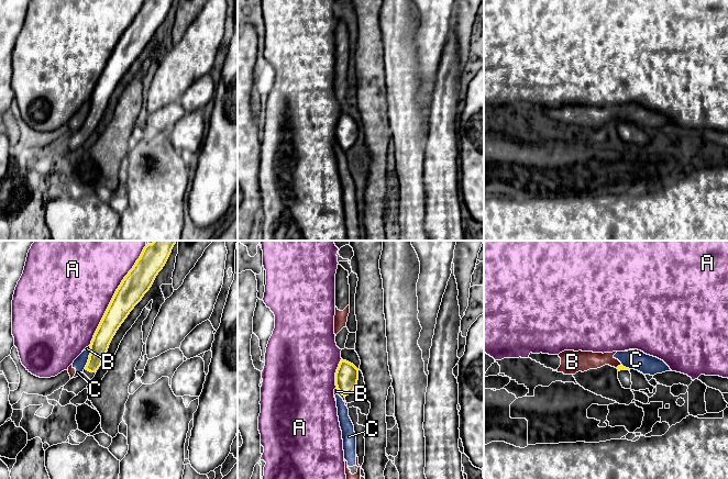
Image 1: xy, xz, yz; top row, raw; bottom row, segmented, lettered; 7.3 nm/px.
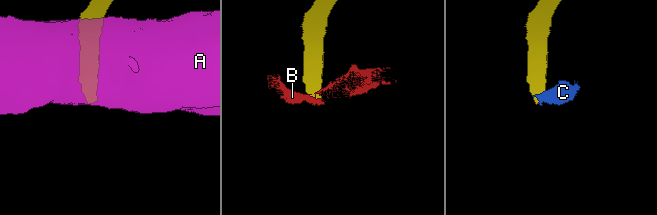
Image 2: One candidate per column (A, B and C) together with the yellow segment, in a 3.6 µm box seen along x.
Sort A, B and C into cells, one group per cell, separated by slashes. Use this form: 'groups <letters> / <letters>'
groups A / B C

